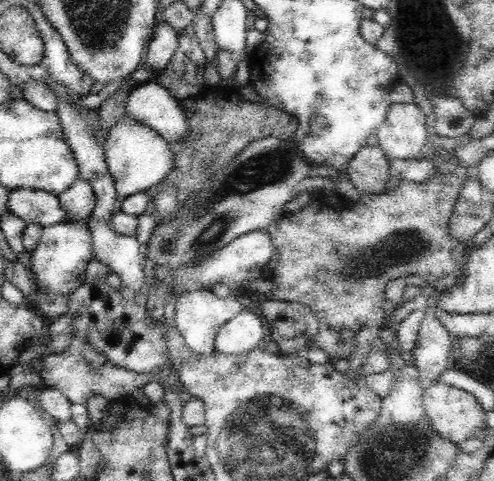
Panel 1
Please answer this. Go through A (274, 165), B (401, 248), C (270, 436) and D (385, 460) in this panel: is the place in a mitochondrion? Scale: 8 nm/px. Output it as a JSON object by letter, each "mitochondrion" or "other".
{"A":"mitochondrion","B":"mitochondrion","C":"mitochondrion","D":"mitochondrion"}

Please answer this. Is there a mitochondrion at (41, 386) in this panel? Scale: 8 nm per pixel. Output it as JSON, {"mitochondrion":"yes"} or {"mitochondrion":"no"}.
{"mitochondrion":"no"}

